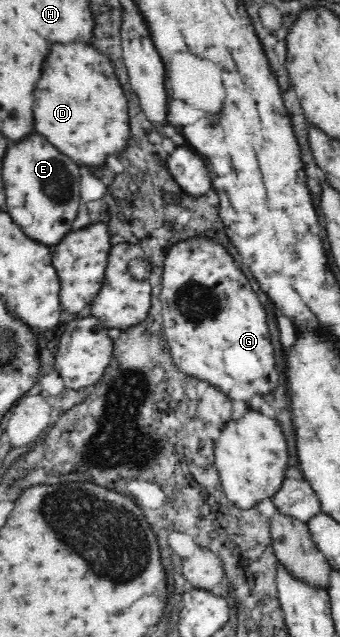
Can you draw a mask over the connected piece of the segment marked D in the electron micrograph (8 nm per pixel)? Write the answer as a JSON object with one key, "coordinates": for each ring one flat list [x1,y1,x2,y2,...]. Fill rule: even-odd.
{"coordinates":[[75,42,55,44,43,64,35,98,35,130,75,164,101,168,107,156,125,150,129,140,128,100,113,74,111,62,93,46]]}

